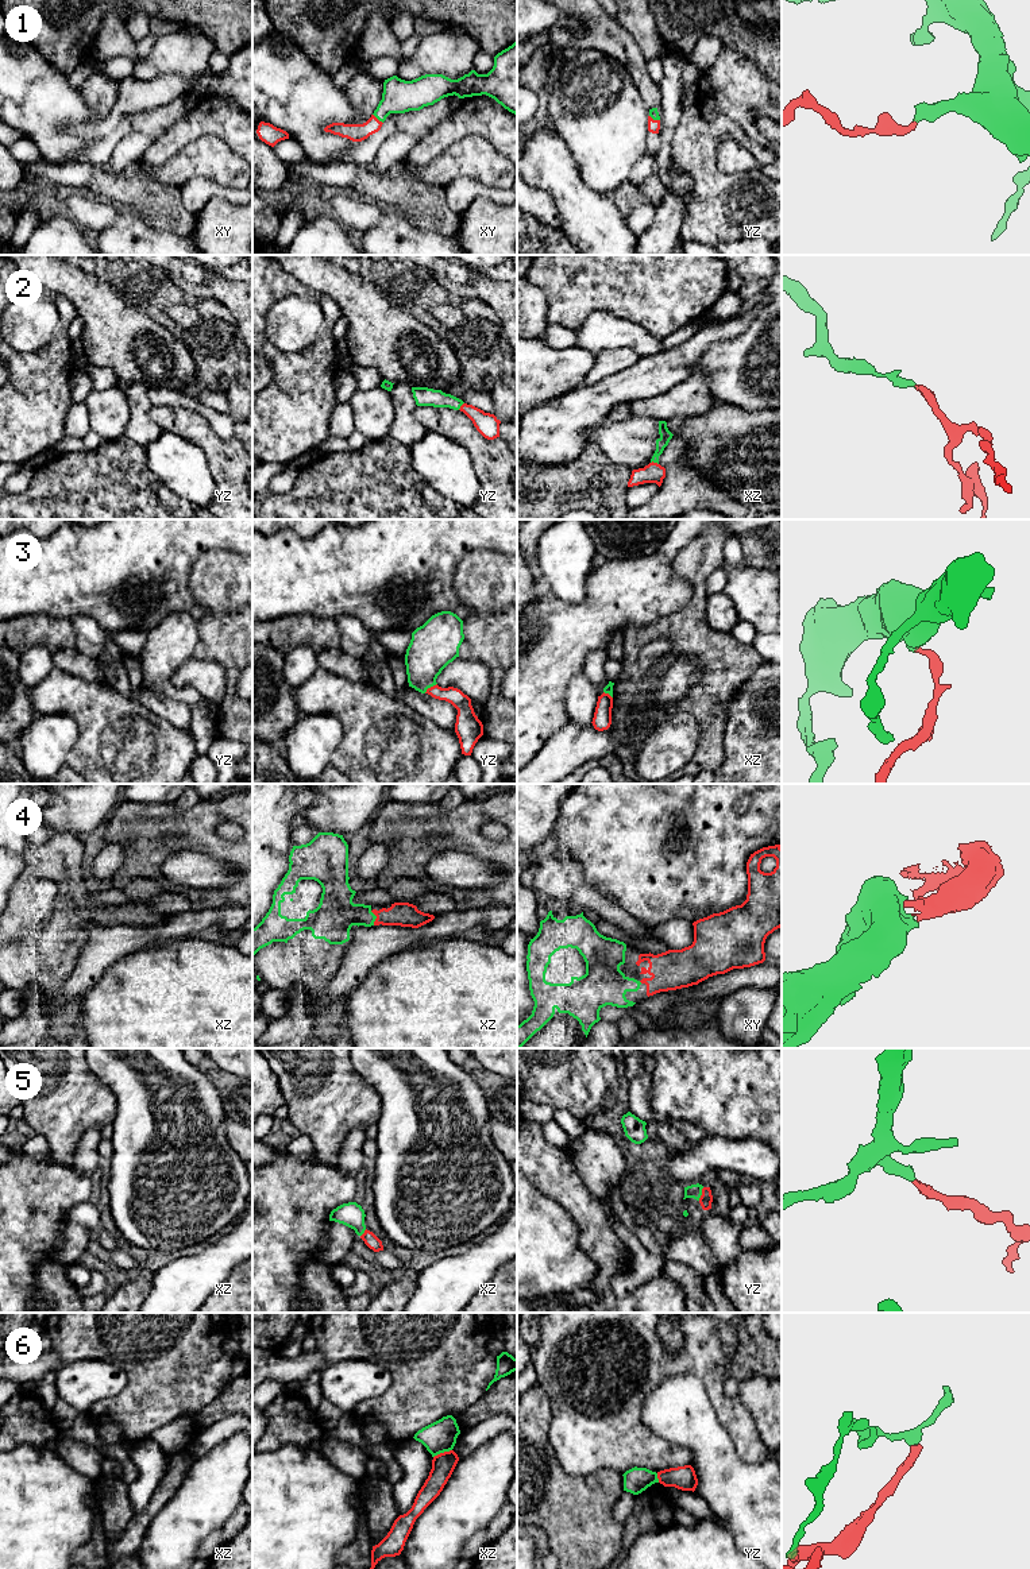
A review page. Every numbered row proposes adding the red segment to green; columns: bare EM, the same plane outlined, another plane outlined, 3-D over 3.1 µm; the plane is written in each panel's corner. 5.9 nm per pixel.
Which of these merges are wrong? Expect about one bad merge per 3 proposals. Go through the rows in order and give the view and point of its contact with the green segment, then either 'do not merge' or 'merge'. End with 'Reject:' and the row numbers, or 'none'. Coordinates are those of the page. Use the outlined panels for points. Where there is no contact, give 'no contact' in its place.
1: xy (378, 119) | merge
2: xz (655, 462) | merge
3: yz (429, 687) | merge
4: xz (375, 918) | merge
5: yz (701, 1194) | merge
6: xz (442, 1452) | do not merge
Reject: 6

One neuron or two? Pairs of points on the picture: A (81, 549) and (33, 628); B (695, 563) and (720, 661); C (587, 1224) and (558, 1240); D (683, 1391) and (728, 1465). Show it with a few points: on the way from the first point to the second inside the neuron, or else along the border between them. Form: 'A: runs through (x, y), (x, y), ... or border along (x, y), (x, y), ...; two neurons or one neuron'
A: border along (69, 617), (20, 614), (14, 618); two neurons
B: runs through (698, 587), (699, 637); one neuron
C: border along (559, 1205), (571, 1216), (578, 1245), (591, 1259); two neurons
D: runs through (683, 1410), (683, 1414), (705, 1436), (710, 1446); one neuron

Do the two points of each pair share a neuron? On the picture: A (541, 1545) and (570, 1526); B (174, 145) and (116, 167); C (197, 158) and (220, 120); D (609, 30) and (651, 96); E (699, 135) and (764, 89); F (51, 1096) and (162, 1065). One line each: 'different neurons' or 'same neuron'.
A: different neurons
B: different neurons
C: different neurons
D: same neuron
E: different neurons
F: different neurons

